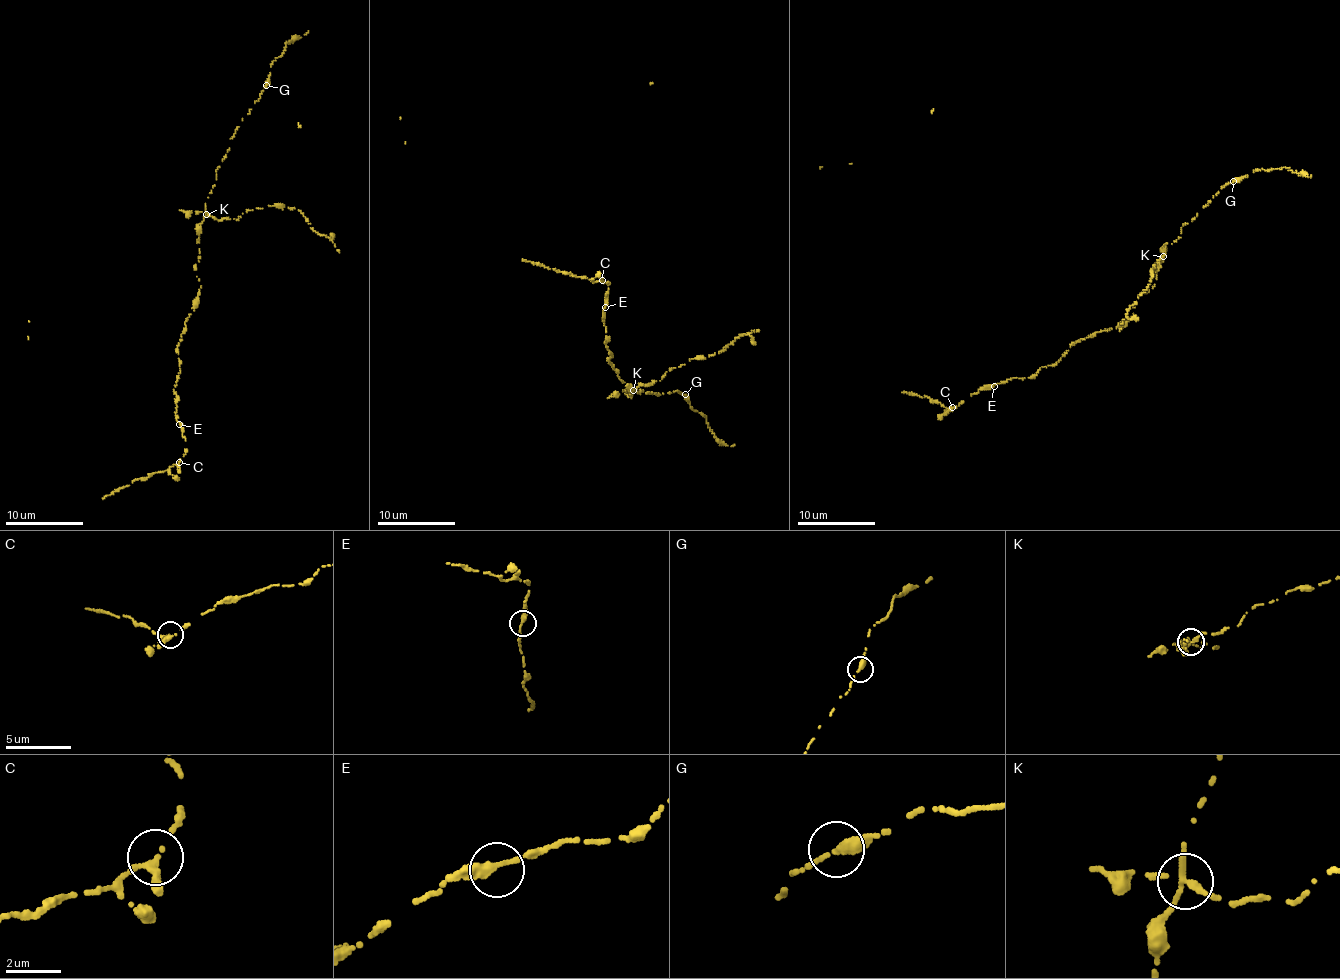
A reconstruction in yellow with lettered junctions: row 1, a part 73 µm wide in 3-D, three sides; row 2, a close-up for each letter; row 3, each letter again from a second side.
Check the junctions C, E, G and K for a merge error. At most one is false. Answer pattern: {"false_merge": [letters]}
{"false_merge": ["K"]}

